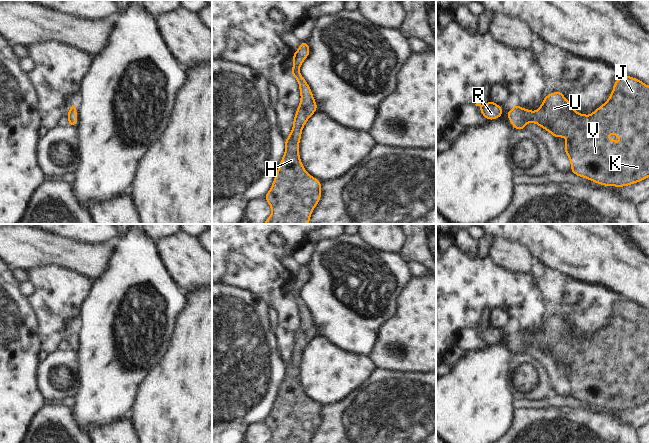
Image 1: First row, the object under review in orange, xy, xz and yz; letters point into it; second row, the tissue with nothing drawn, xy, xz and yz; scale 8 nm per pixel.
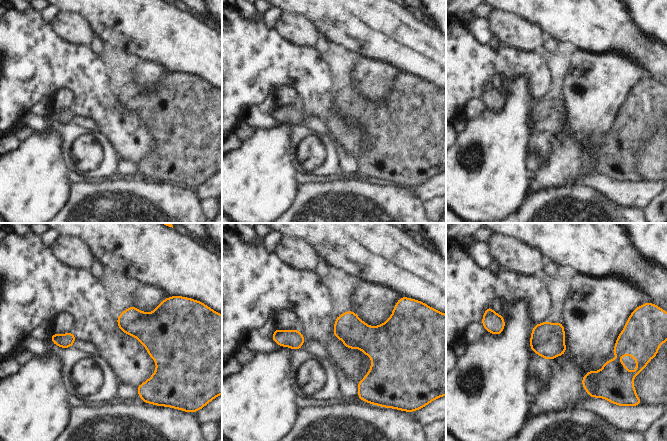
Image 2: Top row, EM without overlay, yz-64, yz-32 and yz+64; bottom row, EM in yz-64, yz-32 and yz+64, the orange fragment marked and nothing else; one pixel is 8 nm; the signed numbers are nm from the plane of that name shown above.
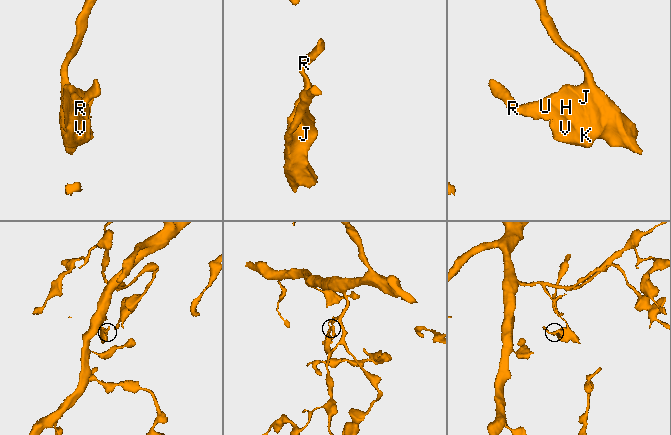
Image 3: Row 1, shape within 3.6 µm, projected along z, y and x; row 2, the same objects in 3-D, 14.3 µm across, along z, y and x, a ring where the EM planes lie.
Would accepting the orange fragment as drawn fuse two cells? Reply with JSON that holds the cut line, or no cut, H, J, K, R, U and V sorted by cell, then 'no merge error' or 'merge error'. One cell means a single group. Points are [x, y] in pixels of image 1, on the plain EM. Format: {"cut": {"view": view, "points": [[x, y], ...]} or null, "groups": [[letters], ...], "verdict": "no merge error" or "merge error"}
{"cut": null, "groups": [["H", "J", "K", "R", "U", "V"]], "verdict": "no merge error"}

